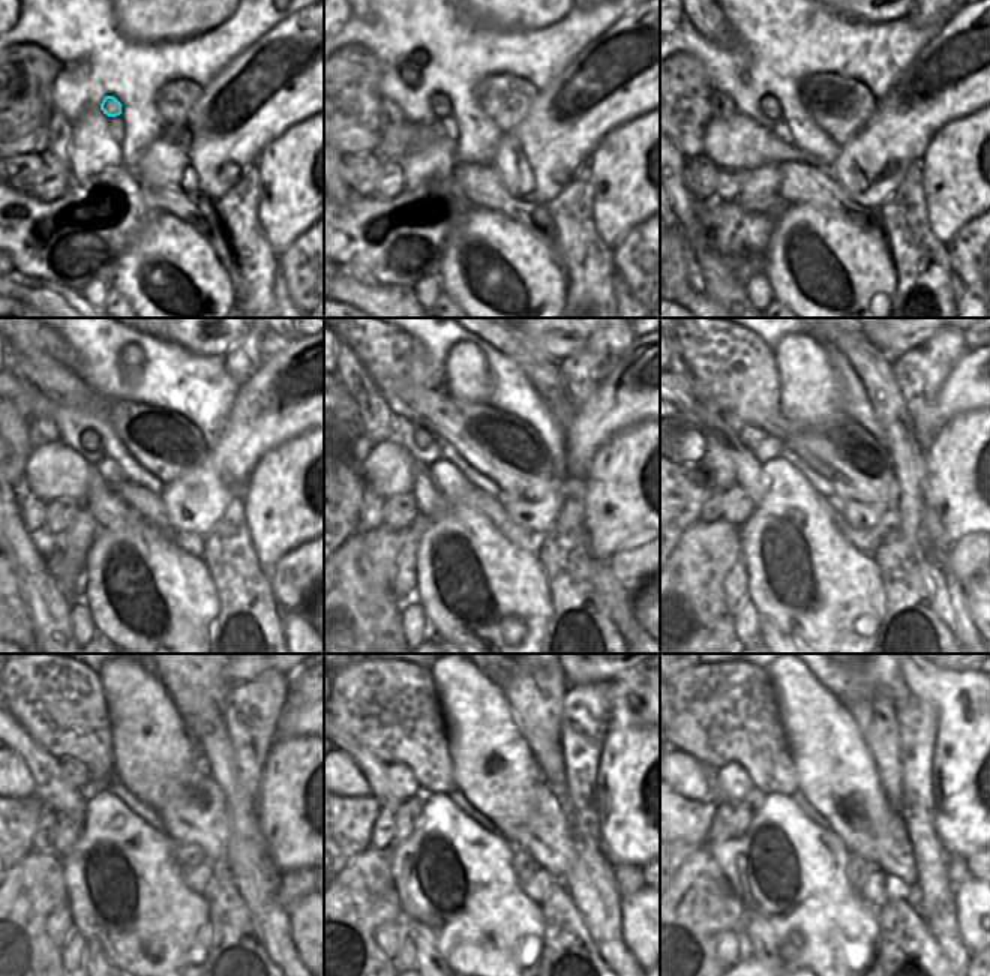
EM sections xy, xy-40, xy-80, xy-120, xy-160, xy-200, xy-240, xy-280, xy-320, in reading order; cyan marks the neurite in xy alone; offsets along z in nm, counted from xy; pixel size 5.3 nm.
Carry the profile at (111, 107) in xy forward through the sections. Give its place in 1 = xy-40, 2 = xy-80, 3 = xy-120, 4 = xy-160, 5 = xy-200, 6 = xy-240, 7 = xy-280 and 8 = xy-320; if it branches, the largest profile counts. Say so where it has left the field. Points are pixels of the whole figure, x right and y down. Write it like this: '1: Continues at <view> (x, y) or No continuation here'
1: Continues at xy-40 (440, 104)
2: Continues at xy-80 (770, 105)
3: Continues at xy-120 (90, 440)
4: Continues at xy-160 (423, 438)
5: Continues at xy-200 (749, 435)
6: Continues at xy-240 (75, 774)
7: Continues at xy-280 (402, 781)
8: Continues at xy-320 (732, 783).

